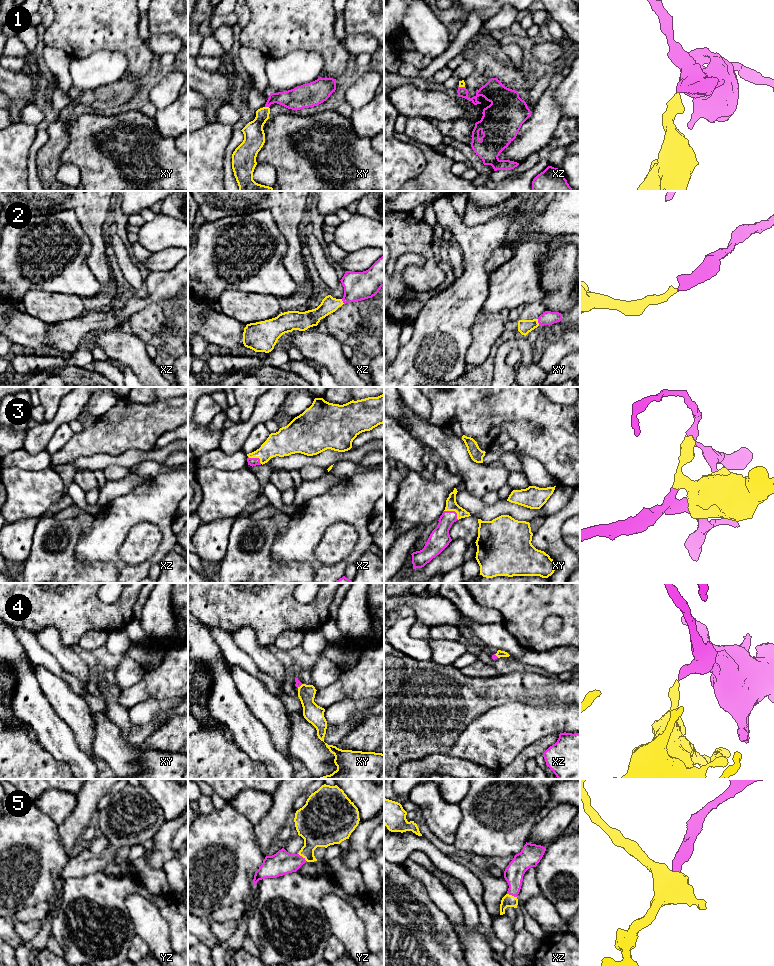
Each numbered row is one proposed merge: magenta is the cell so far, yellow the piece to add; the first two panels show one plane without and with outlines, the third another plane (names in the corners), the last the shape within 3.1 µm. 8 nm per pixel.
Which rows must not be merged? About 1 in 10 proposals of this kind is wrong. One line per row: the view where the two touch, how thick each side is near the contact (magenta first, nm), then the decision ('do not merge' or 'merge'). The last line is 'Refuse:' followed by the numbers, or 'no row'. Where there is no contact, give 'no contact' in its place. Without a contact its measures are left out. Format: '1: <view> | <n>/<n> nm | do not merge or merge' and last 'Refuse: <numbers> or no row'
1: xy | 170/160 nm | merge
2: xy | 110/110 nm | merge
3: xy | 160/100 nm | merge
4: xy | 50/150 nm | merge
5: yz | 190/280 nm | merge
Refuse: no row

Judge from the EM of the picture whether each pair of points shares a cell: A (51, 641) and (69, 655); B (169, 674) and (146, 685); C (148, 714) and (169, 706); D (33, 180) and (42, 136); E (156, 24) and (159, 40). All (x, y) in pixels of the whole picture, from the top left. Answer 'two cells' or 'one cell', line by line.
A: one cell
B: one cell
C: one cell
D: one cell
E: two cells

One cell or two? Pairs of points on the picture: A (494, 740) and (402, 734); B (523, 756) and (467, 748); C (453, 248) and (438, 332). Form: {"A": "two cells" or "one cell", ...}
{"A": "two cells", "B": "two cells", "C": "two cells"}

